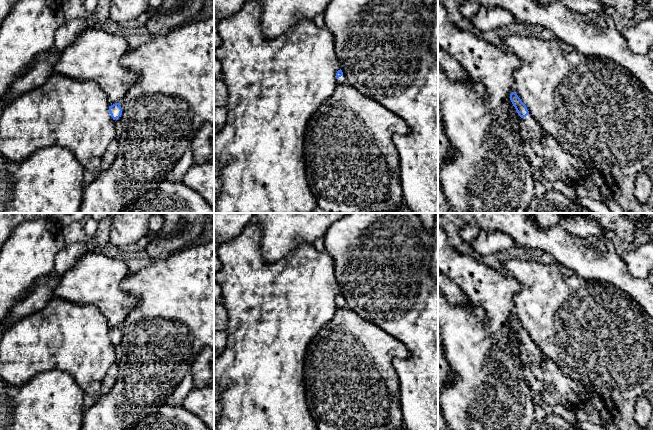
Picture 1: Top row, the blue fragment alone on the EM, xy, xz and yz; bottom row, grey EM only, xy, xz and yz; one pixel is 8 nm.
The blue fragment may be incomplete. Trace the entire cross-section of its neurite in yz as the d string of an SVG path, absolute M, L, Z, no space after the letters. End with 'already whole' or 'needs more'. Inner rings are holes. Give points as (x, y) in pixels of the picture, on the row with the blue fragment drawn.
M512 92L510 94L510 100L515 107L518 115L522 118L527 128L528 135L535 139L543 139L545 131L529 113L526 105L520 100L515 92Z; needs more

